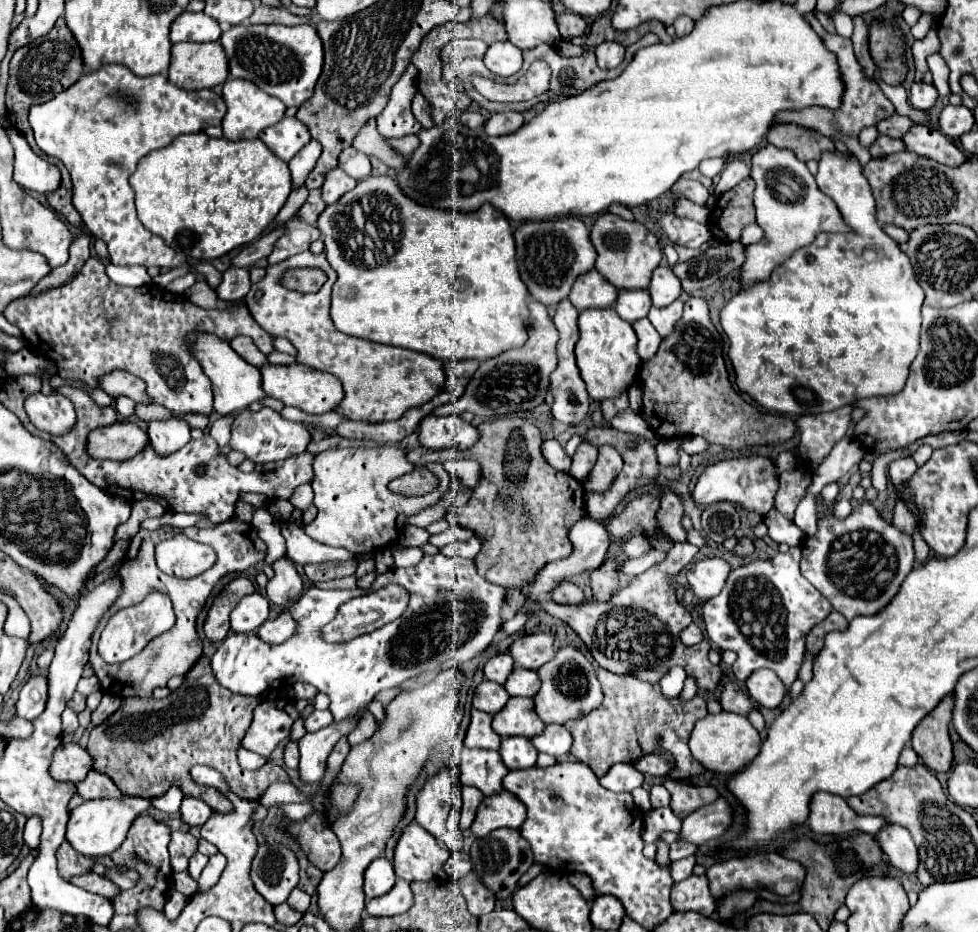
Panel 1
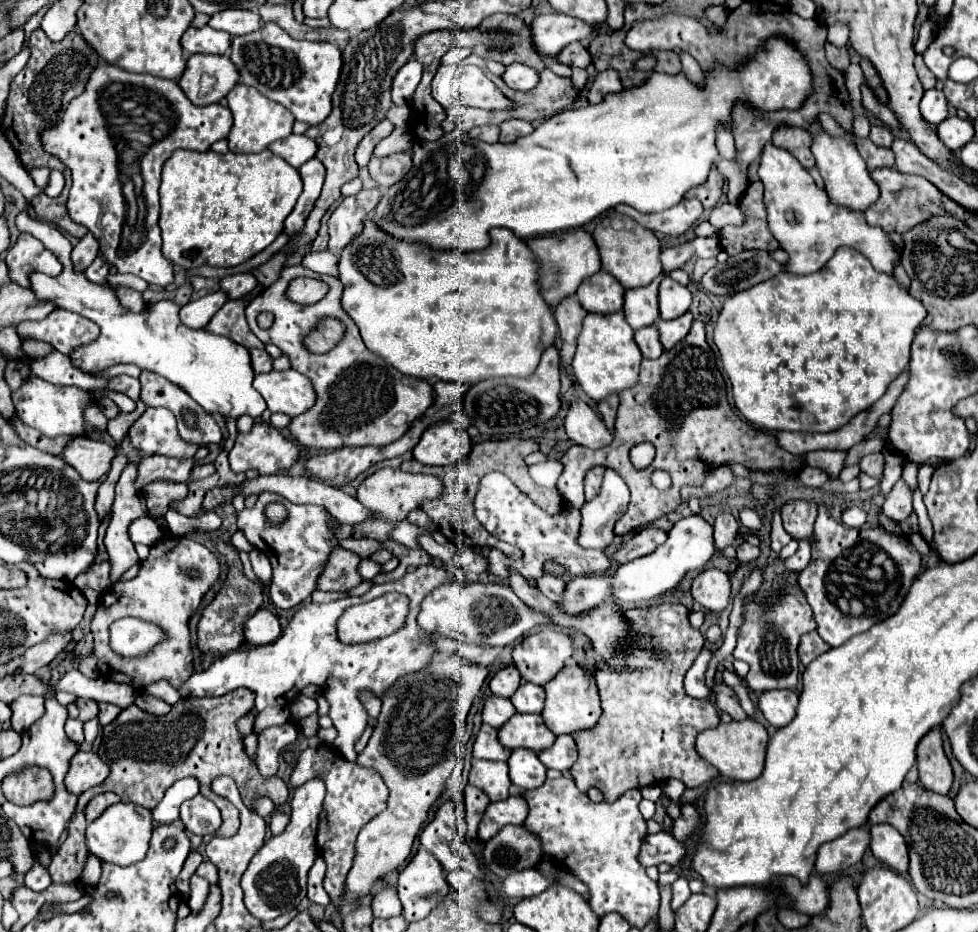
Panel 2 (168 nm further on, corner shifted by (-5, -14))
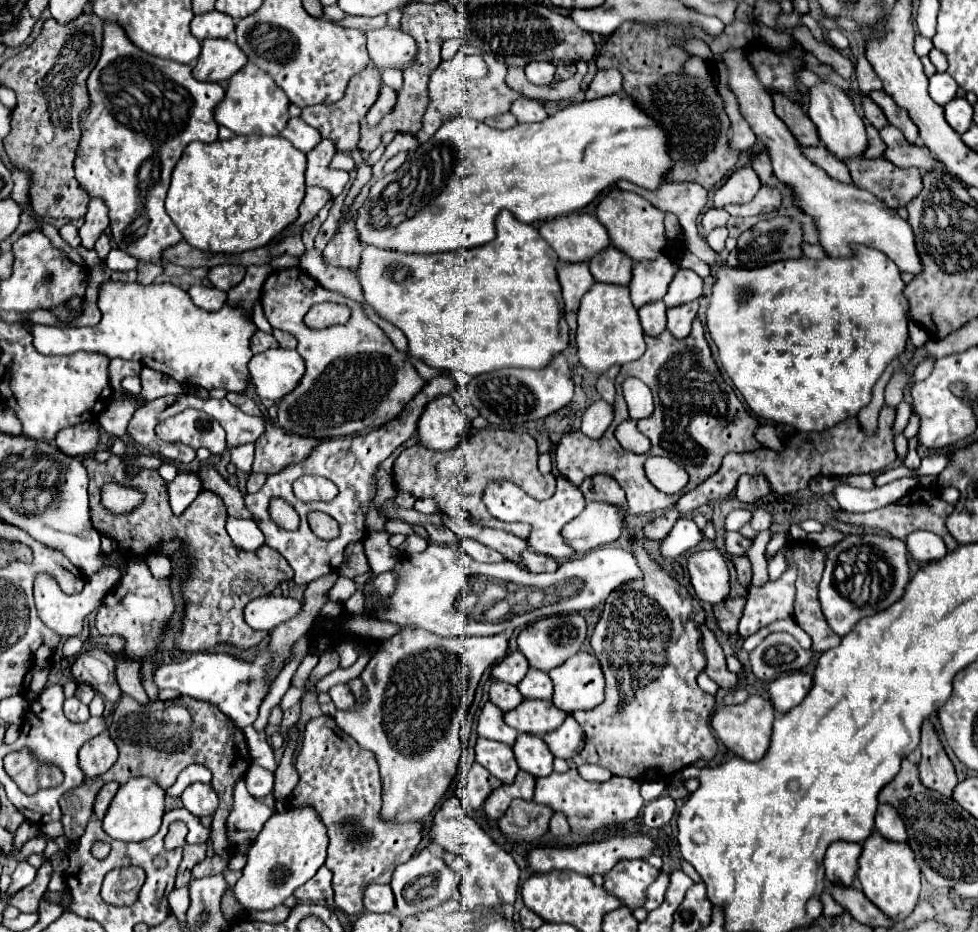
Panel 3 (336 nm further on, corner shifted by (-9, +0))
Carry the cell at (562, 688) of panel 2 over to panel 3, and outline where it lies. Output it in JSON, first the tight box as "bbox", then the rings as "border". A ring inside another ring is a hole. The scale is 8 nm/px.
{"bbox":[548,652,604,714],"border":[[[578,652],[548,674],[554,682],[552,702],[566,714],[572,714],[576,710],[592,710],[602,704],[604,674],[594,654]]]}

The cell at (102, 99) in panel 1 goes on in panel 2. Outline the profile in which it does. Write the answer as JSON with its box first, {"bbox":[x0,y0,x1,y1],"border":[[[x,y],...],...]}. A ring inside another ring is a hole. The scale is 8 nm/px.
{"bbox":[40,62,232,288],"border":[[[102,62],[102,64],[92,72],[92,76],[90,76],[90,80],[88,80],[84,92],[82,92],[80,96],[76,96],[74,100],[70,100],[70,104],[68,104],[64,116],[60,118],[60,122],[58,122],[56,126],[44,128],[44,130],[40,132],[40,140],[42,140],[42,148],[44,148],[50,156],[58,158],[58,160],[60,160],[64,166],[68,166],[70,172],[72,172],[72,180],[74,180],[74,182],[72,182],[70,200],[68,200],[68,214],[70,214],[70,218],[72,218],[76,224],[82,224],[82,226],[86,226],[86,228],[92,232],[92,236],[94,236],[94,238],[98,240],[98,244],[100,244],[100,252],[106,256],[106,260],[108,260],[112,266],[118,268],[118,272],[122,272],[122,274],[134,274],[134,276],[146,280],[148,284],[154,284],[154,286],[162,286],[162,288],[164,288],[164,286],[168,286],[168,284],[174,282],[174,270],[172,270],[172,264],[162,256],[162,250],[160,250],[162,238],[160,238],[160,228],[158,228],[158,214],[160,214],[160,206],[158,206],[158,186],[160,186],[160,170],[162,170],[162,164],[164,164],[164,162],[168,160],[168,156],[170,156],[174,150],[178,150],[178,148],[196,150],[196,152],[206,152],[206,150],[210,148],[210,144],[214,144],[214,142],[226,138],[228,132],[230,132],[230,128],[232,128],[232,112],[230,112],[228,106],[222,106],[222,104],[194,106],[194,104],[184,96],[184,92],[180,90],[180,86],[178,86],[176,82],[172,82],[172,80],[156,78],[156,76],[150,76],[150,74],[130,74],[130,72],[122,70],[122,68],[116,68],[116,66],[112,66],[112,64]],[[128,180],[142,180],[142,182],[144,182],[144,184],[142,184],[142,202],[144,202],[144,210],[140,208],[140,212],[138,212],[138,220],[136,220],[136,230],[134,230],[134,234],[124,236],[124,234],[130,230],[130,228],[126,226],[126,222],[128,222],[128,204],[126,204],[126,198],[124,198],[124,194],[122,194],[122,186],[124,186],[124,182],[128,182]]]}

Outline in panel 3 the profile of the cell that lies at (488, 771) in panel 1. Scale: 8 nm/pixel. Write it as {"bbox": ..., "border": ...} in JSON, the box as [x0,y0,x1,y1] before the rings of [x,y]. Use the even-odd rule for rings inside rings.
{"bbox":[474,738,520,784],"border":[[[478,738],[474,750],[476,750],[476,762],[482,764],[492,776],[502,780],[504,784],[512,782],[516,772],[520,770],[514,760],[512,746],[508,746],[504,742]]]}

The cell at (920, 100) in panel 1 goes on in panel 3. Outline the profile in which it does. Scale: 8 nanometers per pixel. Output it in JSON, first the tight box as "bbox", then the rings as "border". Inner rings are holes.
{"bbox":[930,72,958,106],"border":[[[936,72],[932,78],[930,78],[930,96],[934,102],[938,102],[940,106],[948,104],[958,92],[958,84],[954,82],[954,78],[950,78],[948,72],[940,74]]]}

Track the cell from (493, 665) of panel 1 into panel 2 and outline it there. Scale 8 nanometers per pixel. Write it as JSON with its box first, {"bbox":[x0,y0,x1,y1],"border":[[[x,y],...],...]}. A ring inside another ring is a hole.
{"bbox":[490,666,520,696],"border":[[[506,666],[506,668],[498,670],[490,680],[490,690],[498,696],[502,696],[502,694],[512,696],[518,686],[520,686],[520,674],[514,666]]]}

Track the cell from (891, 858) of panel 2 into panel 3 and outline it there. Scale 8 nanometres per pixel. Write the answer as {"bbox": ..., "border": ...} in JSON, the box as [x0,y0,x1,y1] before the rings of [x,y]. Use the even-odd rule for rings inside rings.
{"bbox":[874,804,906,842],"border":[[[880,804],[878,812],[876,812],[876,826],[874,826],[882,836],[896,840],[896,842],[906,842],[906,828],[904,822],[900,818],[900,814],[894,810],[894,806],[886,806]]]}

